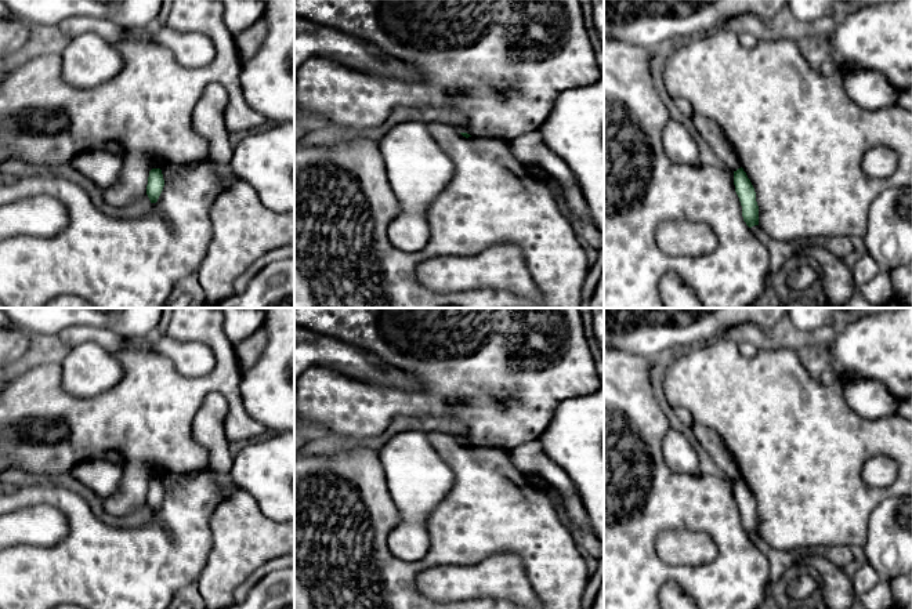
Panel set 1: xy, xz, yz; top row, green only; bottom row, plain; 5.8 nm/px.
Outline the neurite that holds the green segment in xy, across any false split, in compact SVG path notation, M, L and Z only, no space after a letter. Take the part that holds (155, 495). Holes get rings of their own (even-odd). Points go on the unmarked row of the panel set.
M152 478L148 486L146 504L151 512L156 512L164 496L164 489L160 478Z

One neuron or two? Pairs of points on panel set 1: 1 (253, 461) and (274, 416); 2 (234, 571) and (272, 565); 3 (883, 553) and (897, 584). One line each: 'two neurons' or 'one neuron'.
1: two neurons
2: two neurons
3: two neurons

